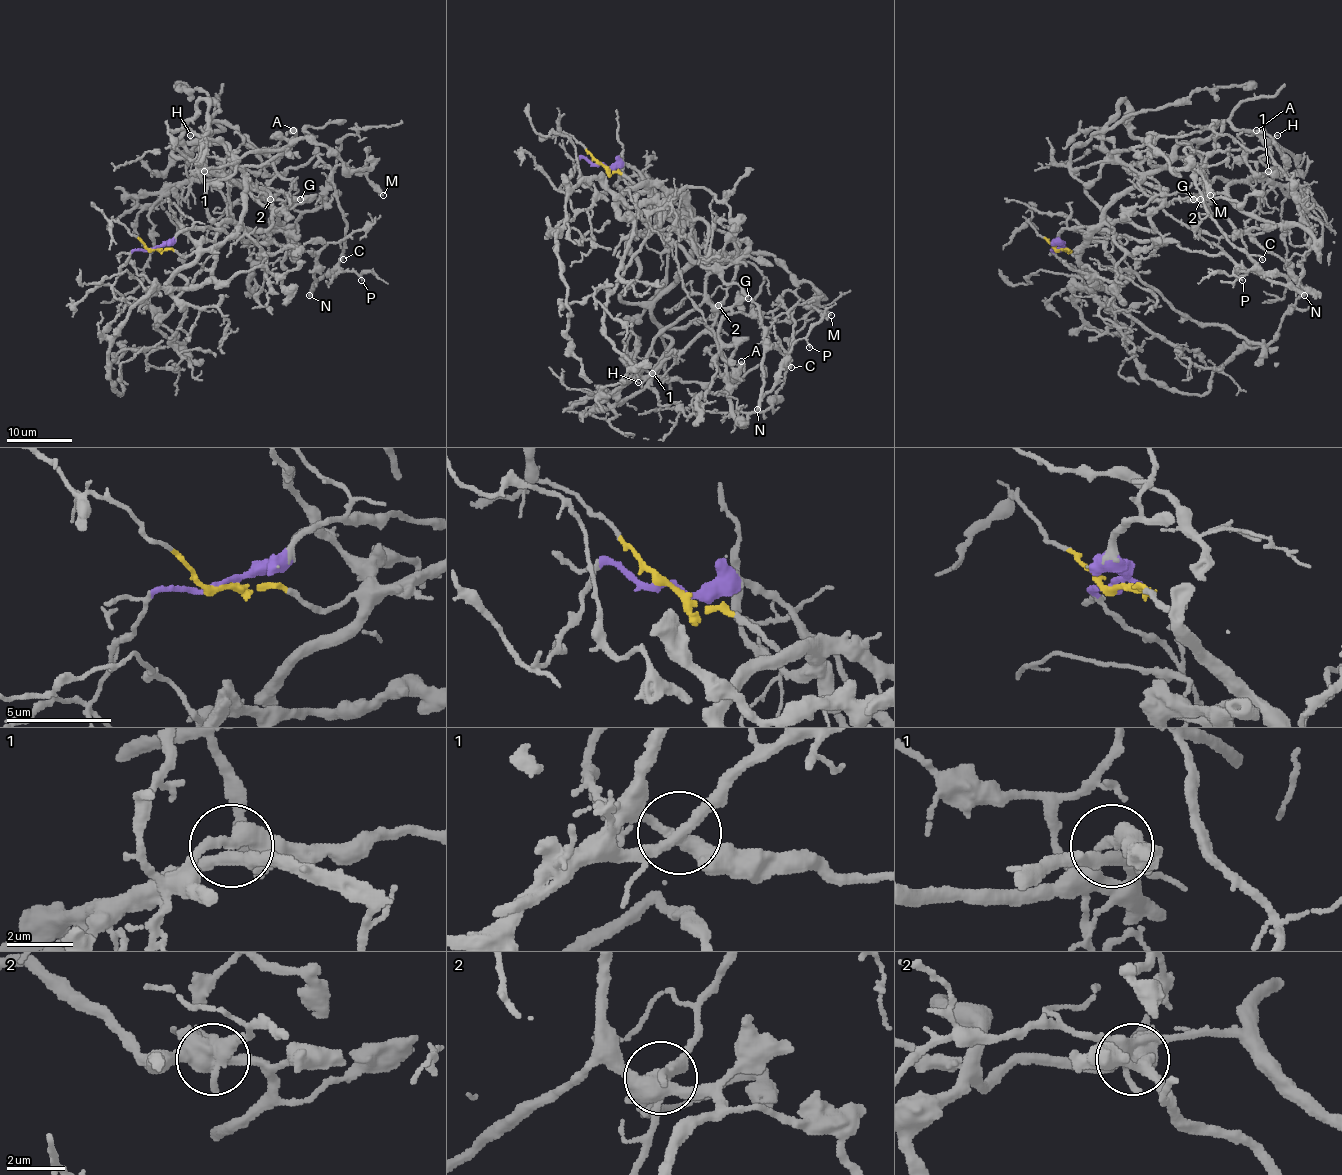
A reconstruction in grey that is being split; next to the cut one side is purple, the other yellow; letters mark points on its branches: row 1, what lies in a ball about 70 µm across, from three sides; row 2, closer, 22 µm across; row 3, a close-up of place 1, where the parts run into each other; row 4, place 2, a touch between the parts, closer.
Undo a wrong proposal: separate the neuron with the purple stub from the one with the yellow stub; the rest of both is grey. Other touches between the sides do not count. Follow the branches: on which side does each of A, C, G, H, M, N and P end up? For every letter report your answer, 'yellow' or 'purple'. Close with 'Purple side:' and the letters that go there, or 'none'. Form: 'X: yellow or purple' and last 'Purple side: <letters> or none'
A: yellow
C: purple
G: yellow
H: yellow
M: purple
N: purple
P: purple
Purple side: C, M, N, P

